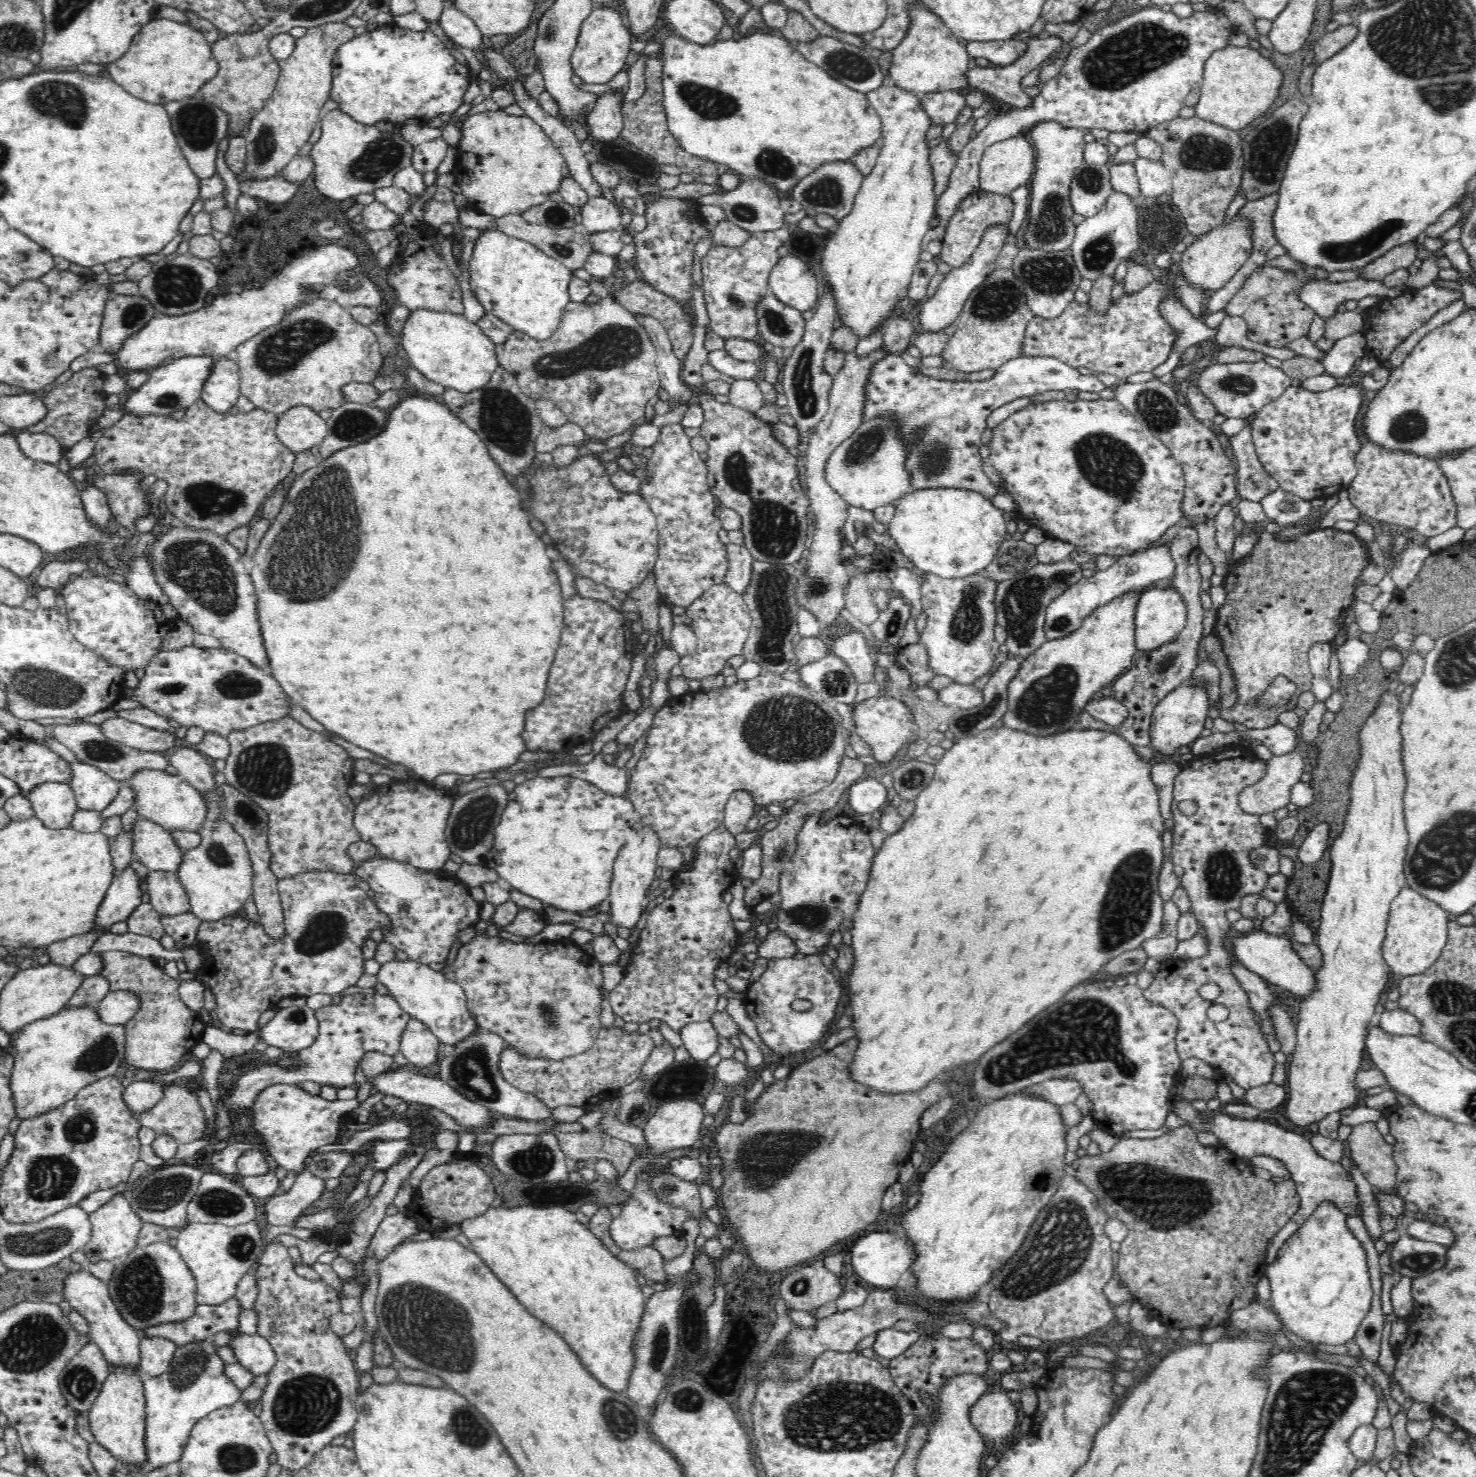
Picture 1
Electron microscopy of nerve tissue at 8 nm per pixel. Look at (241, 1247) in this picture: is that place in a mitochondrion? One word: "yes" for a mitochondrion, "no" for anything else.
yes

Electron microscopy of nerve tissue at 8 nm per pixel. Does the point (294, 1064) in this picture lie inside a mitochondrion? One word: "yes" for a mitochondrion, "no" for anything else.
no

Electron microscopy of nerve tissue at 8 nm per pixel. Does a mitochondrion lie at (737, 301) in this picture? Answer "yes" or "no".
yes

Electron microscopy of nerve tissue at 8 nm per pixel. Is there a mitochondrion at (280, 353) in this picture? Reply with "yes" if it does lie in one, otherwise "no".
yes

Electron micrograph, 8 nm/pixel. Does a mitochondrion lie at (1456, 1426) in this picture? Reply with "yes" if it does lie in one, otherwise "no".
no

